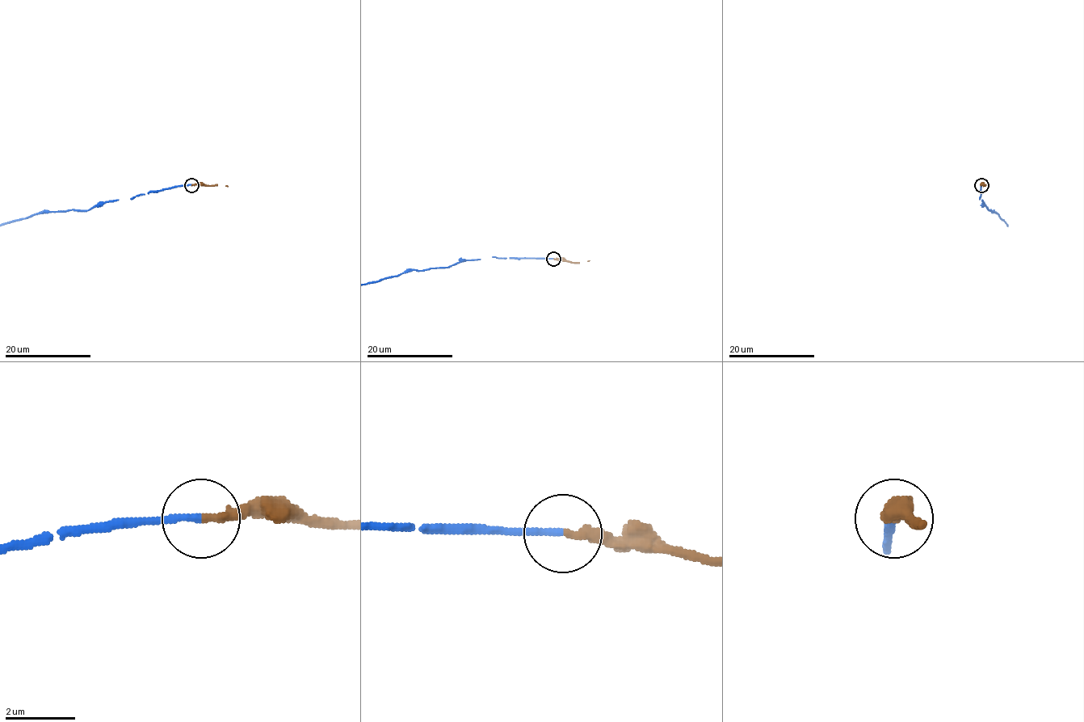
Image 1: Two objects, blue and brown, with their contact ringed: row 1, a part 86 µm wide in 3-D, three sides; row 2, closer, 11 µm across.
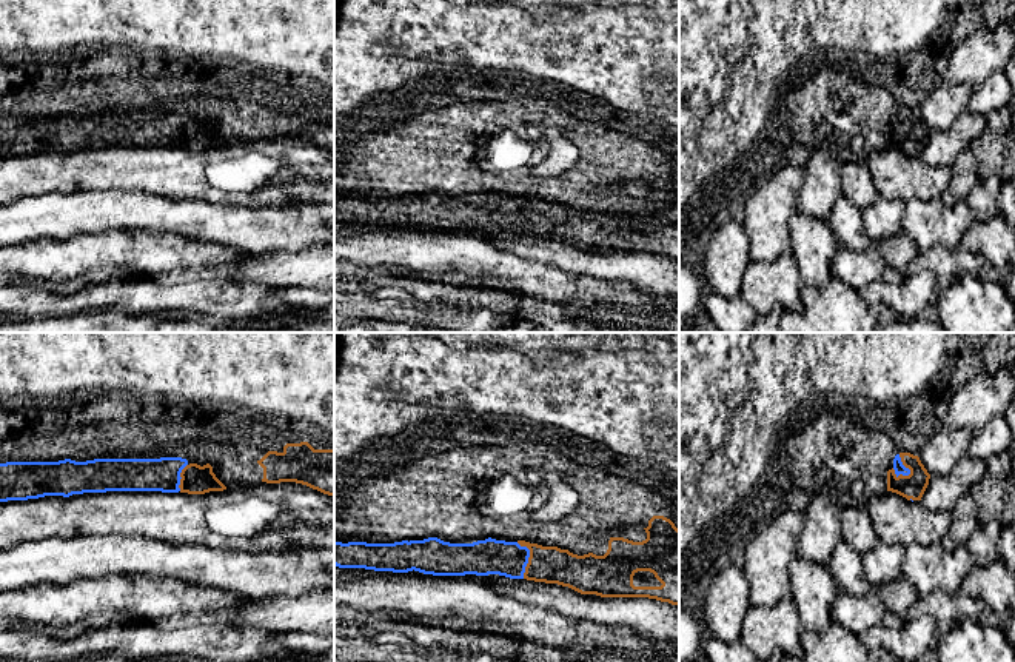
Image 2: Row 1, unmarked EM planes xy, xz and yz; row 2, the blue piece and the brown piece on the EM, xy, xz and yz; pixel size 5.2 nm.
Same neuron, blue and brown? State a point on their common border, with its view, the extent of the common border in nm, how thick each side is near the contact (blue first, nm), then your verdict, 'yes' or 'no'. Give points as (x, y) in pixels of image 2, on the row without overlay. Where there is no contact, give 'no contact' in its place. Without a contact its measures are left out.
contact yz (903, 120); length 130 nm; calibres 60 and 130 nm; yes

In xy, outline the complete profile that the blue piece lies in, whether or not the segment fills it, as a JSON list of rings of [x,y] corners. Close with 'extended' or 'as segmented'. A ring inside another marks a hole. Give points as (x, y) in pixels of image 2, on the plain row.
[[[182,112],[160,114],[94,114],[75,117],[6,117],[0,119],[0,157],[28,155],[45,151],[63,151],[106,146],[162,146],[205,149],[226,142],[216,132],[209,119],[200,122]]] | extended

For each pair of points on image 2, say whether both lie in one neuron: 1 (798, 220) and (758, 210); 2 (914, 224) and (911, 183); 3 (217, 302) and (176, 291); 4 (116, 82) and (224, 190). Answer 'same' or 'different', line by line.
1: different
2: different
3: same
4: different

